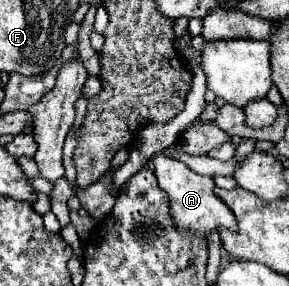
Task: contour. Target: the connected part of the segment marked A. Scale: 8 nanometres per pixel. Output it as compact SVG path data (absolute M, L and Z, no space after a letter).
M156 153L152 157L152 167L158 177L158 185L168 193L170 199L170 217L174 217L174 223L178 223L180 231L192 231L194 235L200 235L208 239L212 231L218 231L220 227L226 227L230 233L236 233L236 219L234 213L218 197L214 195L214 179L206 175L198 175L192 169L188 169L184 163L176 159L168 159L164 153Z

